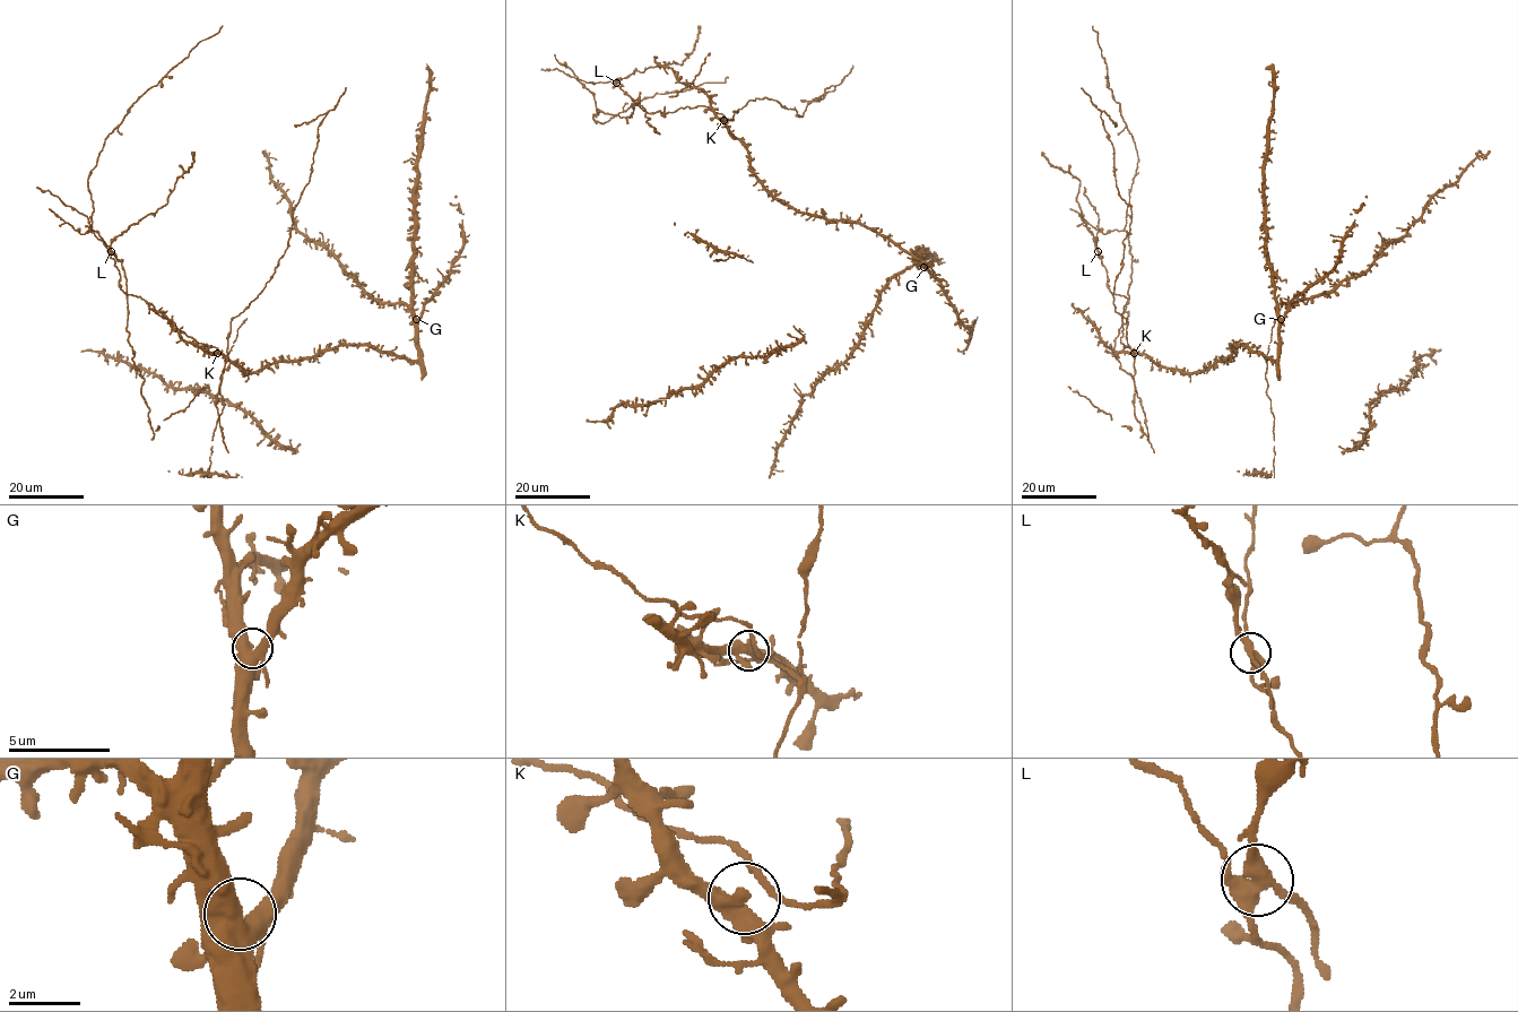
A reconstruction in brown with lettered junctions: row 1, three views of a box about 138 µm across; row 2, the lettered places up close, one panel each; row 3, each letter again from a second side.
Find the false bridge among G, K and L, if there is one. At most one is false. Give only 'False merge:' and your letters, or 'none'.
False merge: L

